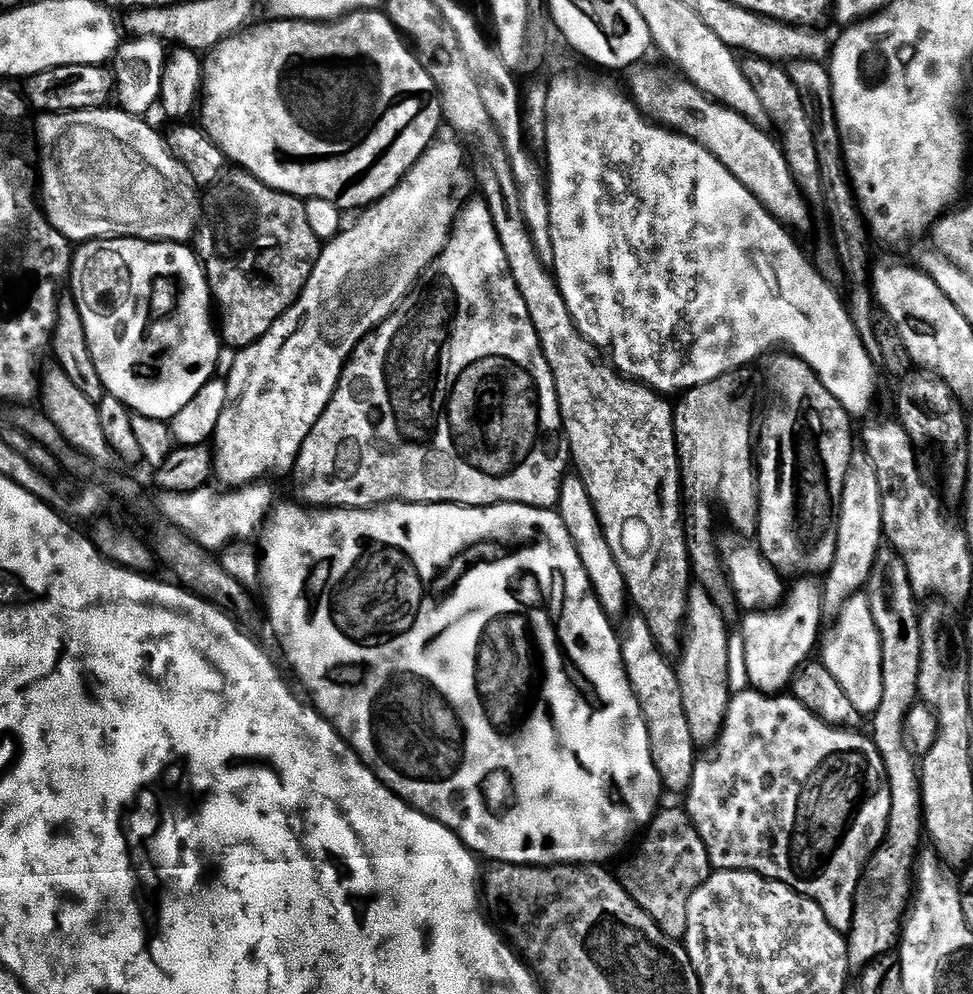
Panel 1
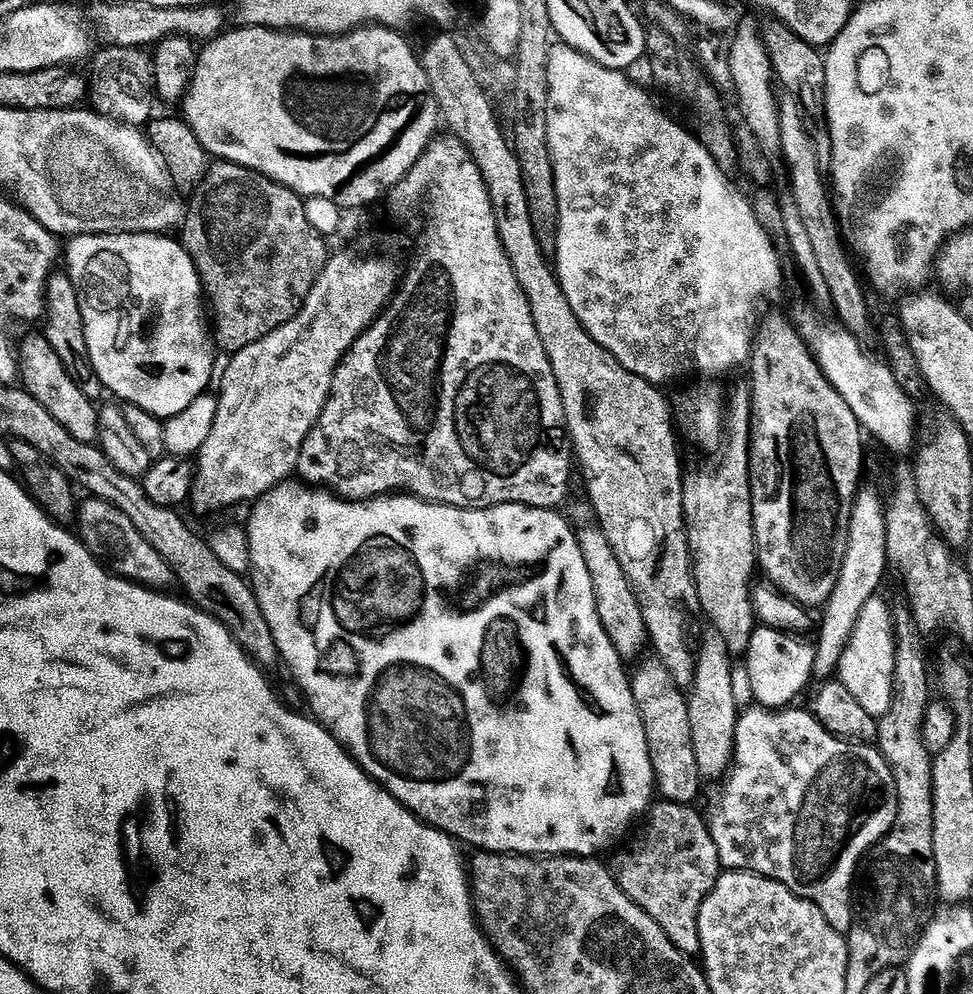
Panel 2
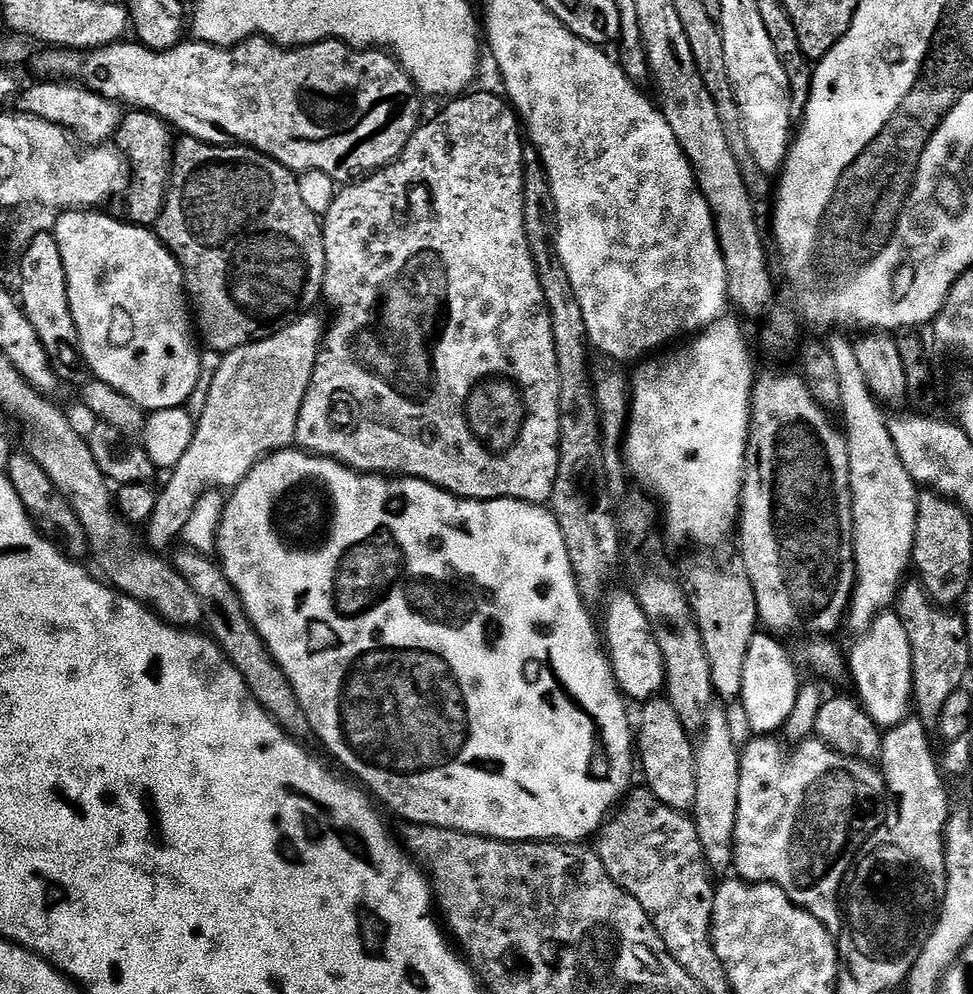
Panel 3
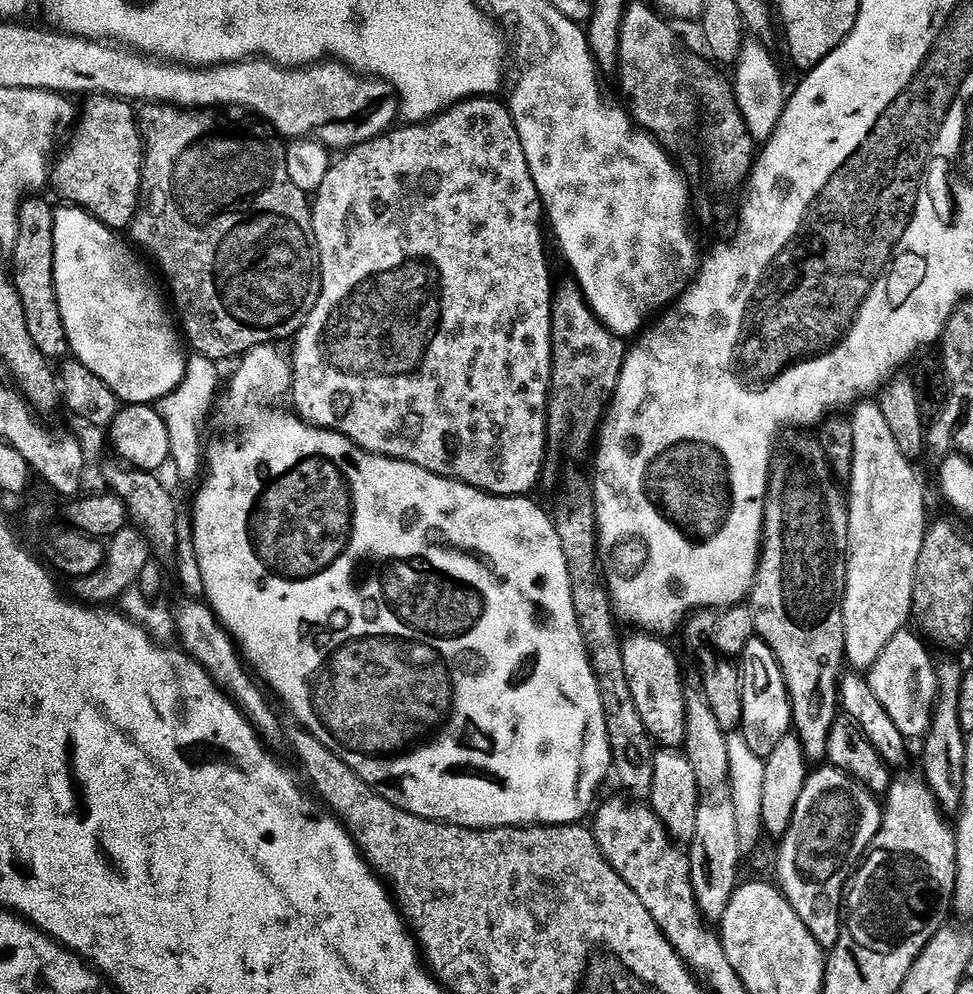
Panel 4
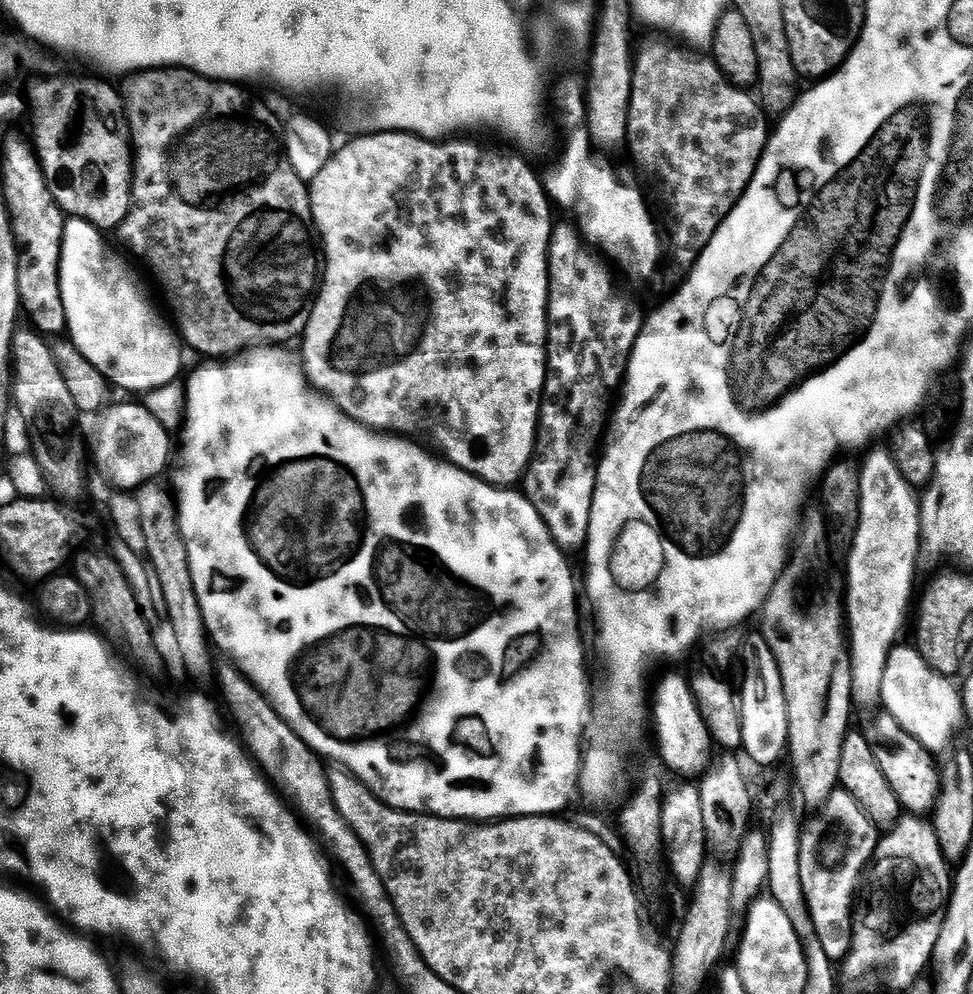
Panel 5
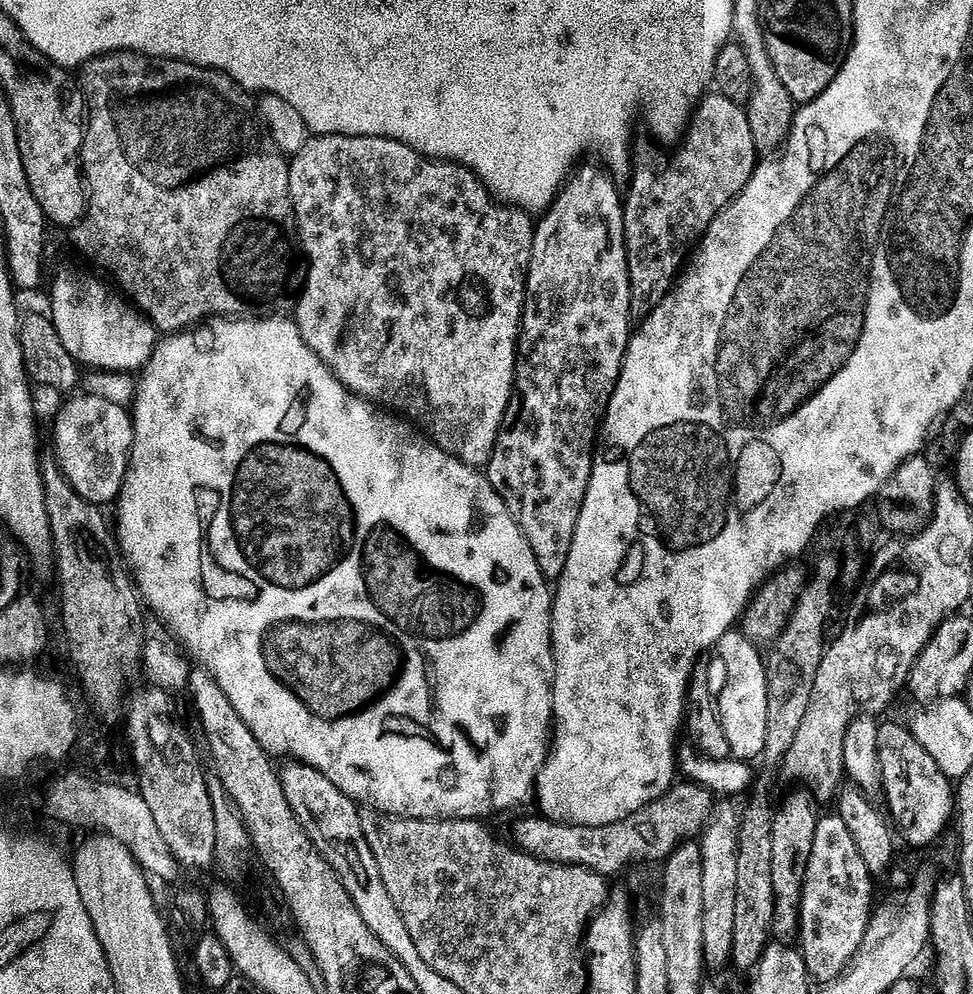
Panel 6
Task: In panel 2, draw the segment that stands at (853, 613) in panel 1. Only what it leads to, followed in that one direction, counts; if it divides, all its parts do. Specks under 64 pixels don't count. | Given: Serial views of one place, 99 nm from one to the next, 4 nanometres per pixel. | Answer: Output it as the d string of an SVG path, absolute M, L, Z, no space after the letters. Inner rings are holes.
M881 598L866 602L857 620L856 629L842 654L838 669L840 683L858 698L866 714L882 717L892 705L892 683L894 682L894 658L896 657L896 634L892 622L893 609Z

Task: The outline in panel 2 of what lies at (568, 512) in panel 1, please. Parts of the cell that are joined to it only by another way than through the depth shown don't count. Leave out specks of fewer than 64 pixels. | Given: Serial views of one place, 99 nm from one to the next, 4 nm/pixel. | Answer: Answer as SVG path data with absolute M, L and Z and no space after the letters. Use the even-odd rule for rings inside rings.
M580 532L578 539L582 558L586 558L586 570L590 570L590 582L594 586L594 598L598 606L598 618L610 638L614 642L614 650L618 650L621 661L629 662L643 648L649 647L646 622L642 622L642 610L638 610L638 598L626 578L626 570L622 570L622 562L618 562L618 554L614 554L614 546L604 537L603 532Z

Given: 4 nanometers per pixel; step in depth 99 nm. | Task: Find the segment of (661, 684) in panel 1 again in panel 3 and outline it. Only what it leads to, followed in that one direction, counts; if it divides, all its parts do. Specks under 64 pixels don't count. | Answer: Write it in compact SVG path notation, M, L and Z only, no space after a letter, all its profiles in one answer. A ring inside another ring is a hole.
M653 698L643 705L638 724L638 764L644 767L643 783L663 804L691 811L697 797L695 745L666 698Z

